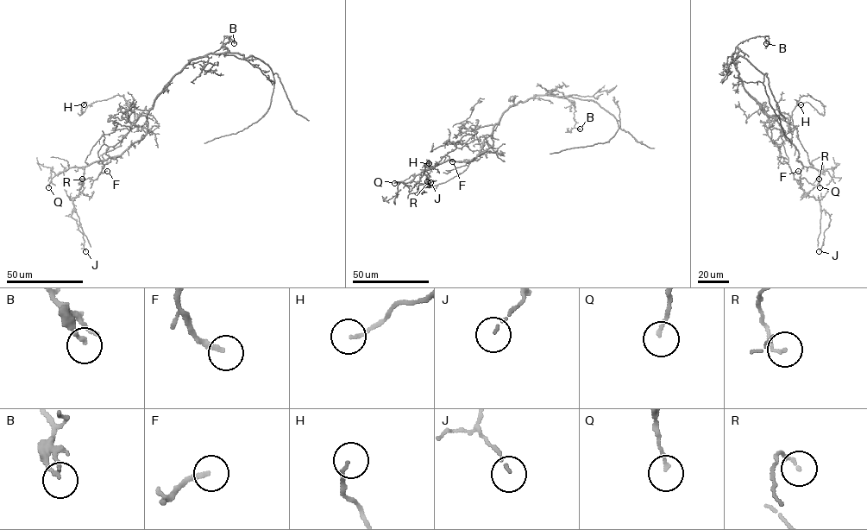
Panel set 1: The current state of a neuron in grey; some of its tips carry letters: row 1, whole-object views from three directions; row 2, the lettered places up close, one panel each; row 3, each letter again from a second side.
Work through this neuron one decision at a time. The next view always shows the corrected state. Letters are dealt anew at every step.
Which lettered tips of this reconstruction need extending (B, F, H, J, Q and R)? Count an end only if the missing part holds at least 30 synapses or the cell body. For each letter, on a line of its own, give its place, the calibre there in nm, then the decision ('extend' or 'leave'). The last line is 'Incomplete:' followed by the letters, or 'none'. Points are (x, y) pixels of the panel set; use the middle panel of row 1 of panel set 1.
B: place (580, 129); calibre 160 nm; leave
F: place (452, 161); calibre 190 nm; leave
H: place (429, 163); calibre 110 nm; leave
J: place (430, 182); calibre 80 nm; leave
Q: place (394, 183); calibre 140 nm; leave
R: place (427, 181); calibre 130 nm; leave
Incomplete: none

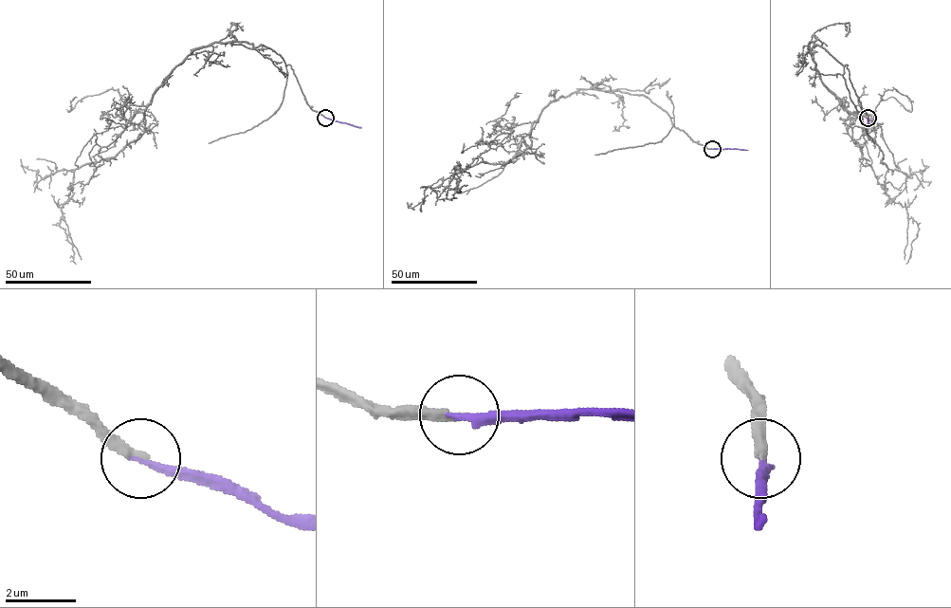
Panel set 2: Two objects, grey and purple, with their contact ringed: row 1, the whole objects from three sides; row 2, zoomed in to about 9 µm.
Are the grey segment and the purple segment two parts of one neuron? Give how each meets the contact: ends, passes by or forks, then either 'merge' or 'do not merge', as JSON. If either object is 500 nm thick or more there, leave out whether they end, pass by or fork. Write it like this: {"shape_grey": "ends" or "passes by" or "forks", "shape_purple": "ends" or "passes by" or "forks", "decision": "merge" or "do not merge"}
{"shape_grey": "ends", "shape_purple": "ends", "decision": "do not merge"}

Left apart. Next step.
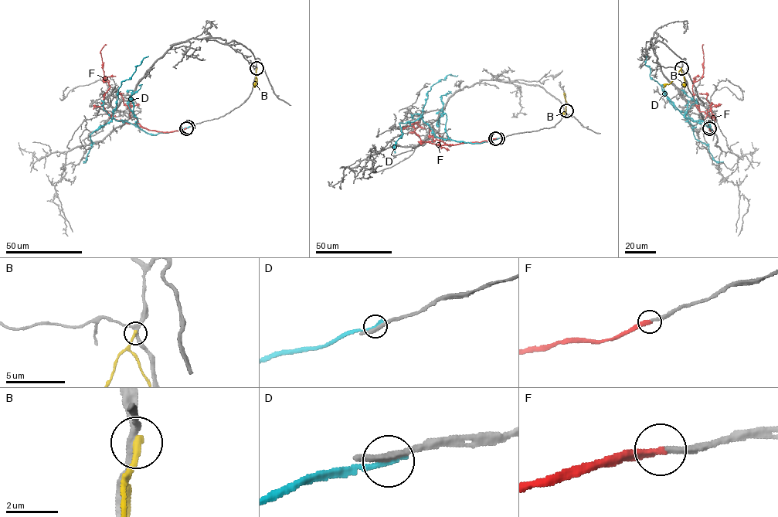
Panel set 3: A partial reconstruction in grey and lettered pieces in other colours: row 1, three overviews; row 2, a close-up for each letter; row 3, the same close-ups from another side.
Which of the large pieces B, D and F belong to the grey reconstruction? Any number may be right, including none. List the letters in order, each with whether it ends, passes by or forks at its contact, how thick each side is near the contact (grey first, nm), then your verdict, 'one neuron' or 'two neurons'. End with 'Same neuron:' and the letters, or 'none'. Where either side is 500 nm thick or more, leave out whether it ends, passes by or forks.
B: it ends there; 260 nm thick on the grey side, 260 nm on the other; two neurons
D: it ends there; 260 nm thick on the grey side, 320 nm on the other; two neurons
F: it ends there; 240 nm thick on the grey side, 320 nm on the other; one neuron
Same neuron: F

